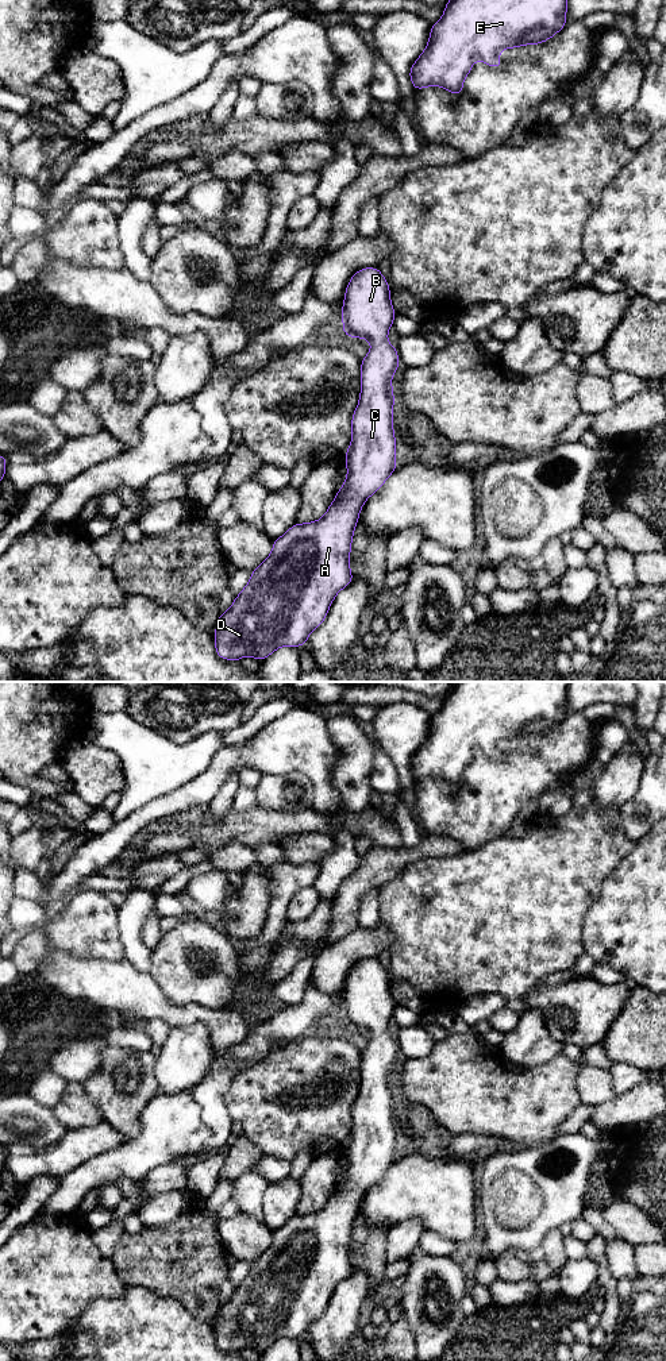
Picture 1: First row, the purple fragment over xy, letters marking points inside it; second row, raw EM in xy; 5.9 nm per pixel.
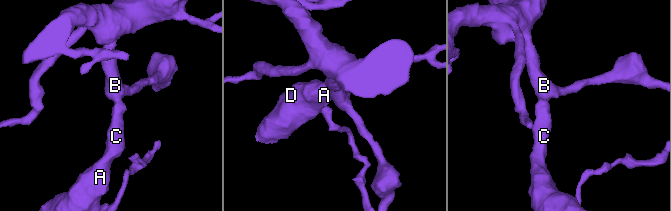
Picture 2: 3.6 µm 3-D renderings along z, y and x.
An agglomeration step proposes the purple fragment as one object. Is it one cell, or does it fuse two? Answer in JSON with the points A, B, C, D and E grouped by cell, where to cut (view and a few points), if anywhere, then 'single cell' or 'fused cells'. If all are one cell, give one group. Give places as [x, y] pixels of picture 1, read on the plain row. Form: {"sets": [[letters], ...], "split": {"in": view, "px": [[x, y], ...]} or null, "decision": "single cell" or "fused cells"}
{"sets": [["A", "B", "C", "D", "E"]], "split": null, "decision": "single cell"}

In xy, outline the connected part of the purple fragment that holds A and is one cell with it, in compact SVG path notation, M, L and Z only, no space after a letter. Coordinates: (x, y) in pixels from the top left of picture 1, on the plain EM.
M380 960L355 963L344 983L342 1021L349 1029L369 1032L372 1038L361 1050L359 1092L351 1109L351 1134L344 1145L346 1172L322 1210L296 1214L273 1231L270 1246L251 1262L249 1275L230 1300L220 1304L213 1325L220 1350L238 1353L251 1347L262 1353L280 1338L303 1338L311 1323L324 1314L336 1285L354 1271L350 1244L361 1200L397 1158L392 1068L401 1056L397 1040L386 1030L394 1009L390 979Z

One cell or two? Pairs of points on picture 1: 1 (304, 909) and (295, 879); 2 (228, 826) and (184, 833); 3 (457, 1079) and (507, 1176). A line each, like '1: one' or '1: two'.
1: two
2: two
3: two

